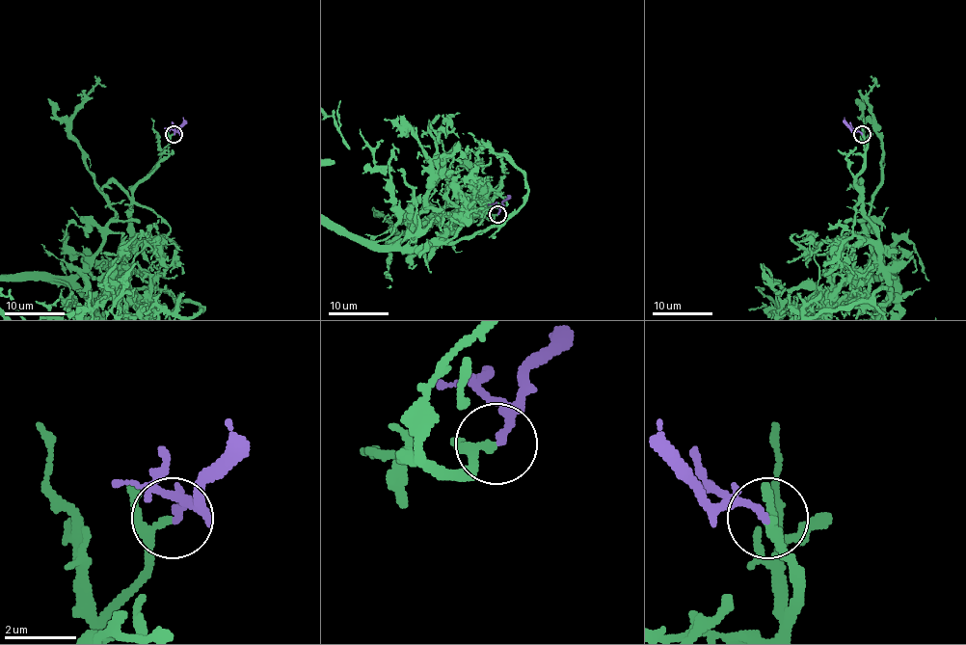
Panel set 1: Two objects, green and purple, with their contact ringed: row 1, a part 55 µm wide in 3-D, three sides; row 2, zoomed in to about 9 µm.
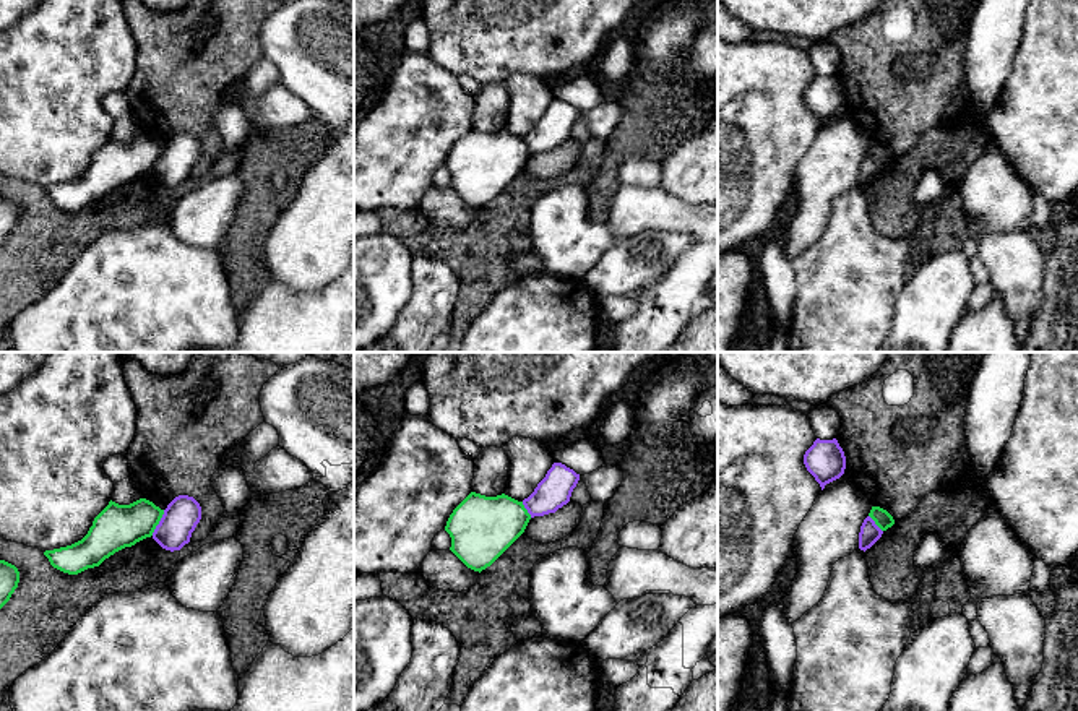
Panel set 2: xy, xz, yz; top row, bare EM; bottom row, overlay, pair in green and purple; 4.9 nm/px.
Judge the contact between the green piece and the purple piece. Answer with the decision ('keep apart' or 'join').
keep apart

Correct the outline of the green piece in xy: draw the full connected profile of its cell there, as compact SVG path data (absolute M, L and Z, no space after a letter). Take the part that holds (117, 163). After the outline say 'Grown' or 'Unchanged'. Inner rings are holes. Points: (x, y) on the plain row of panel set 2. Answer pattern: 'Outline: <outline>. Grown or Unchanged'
Outline: M146 135L130 141L109 141L94 154L88 170L67 183L45 187L50 201L63 209L78 211L99 203L115 188L151 174L164 146Z. Unchanged

